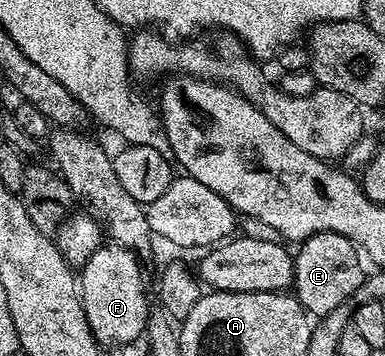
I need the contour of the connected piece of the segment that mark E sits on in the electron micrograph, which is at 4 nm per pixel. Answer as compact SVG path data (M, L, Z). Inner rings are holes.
M321 232L301 241L293 253L293 295L311 317L321 318L336 309L352 294L364 279L363 257L359 249L348 238L335 232Z

